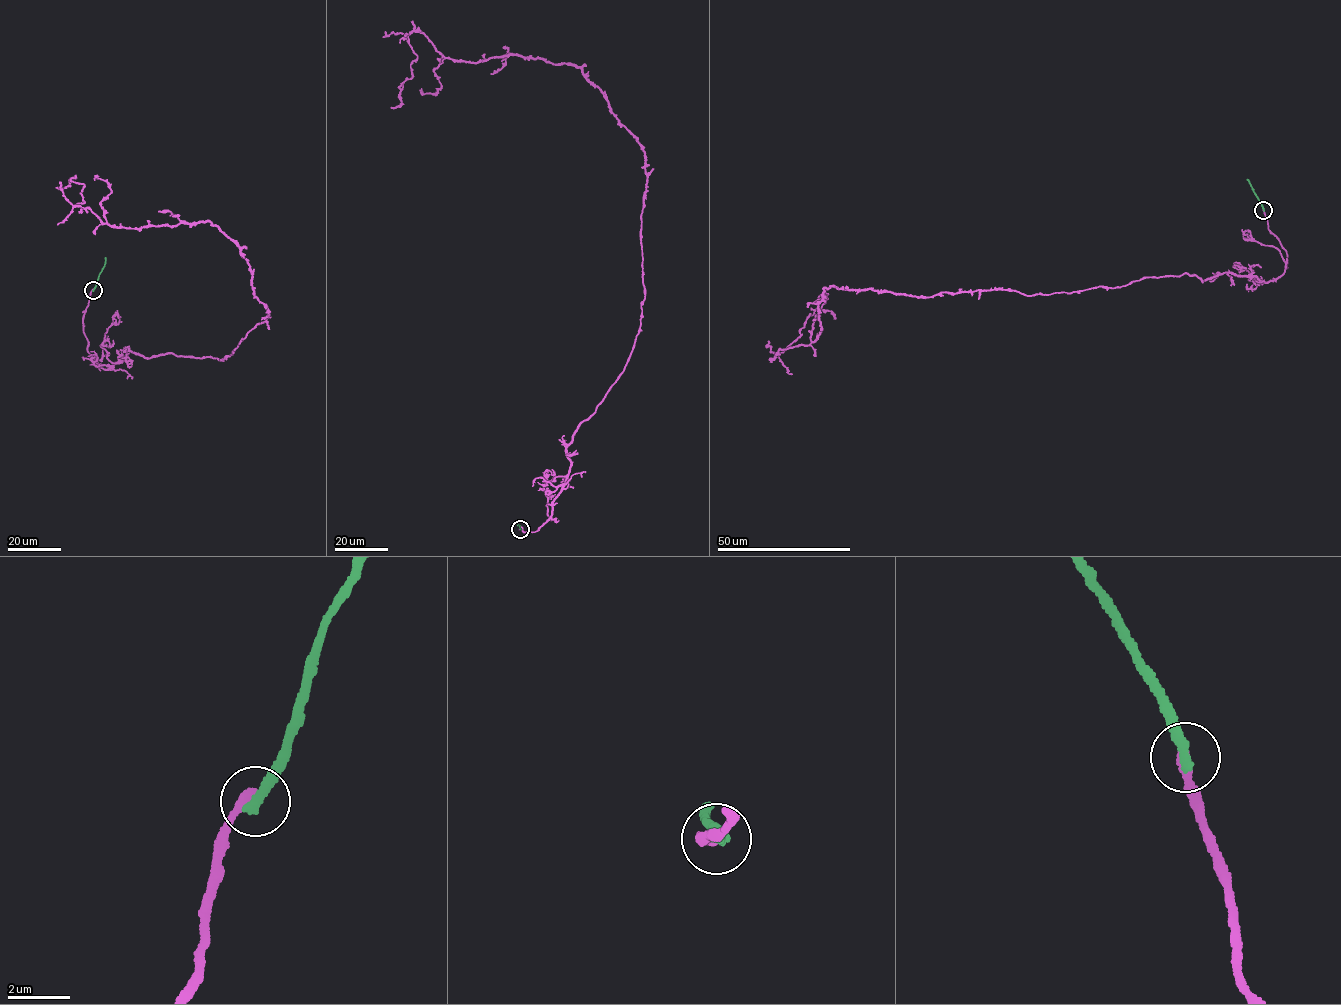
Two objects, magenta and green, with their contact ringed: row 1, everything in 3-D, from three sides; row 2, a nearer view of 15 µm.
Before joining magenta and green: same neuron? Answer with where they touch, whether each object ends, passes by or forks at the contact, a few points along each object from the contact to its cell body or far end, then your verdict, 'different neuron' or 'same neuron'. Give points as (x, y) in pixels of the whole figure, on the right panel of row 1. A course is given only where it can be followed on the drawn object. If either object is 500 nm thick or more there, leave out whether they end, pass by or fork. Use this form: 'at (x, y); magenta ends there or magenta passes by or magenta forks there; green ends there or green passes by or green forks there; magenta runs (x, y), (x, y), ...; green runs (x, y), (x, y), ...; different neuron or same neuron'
at (1263, 210); magenta ends there; green ends there; magenta runs (1264, 210), (1287, 254), (1265, 282), (831, 286), (815, 340), (777, 353), (817, 309), (834, 318); green runs (1264, 210), (1247, 179); different neuron

